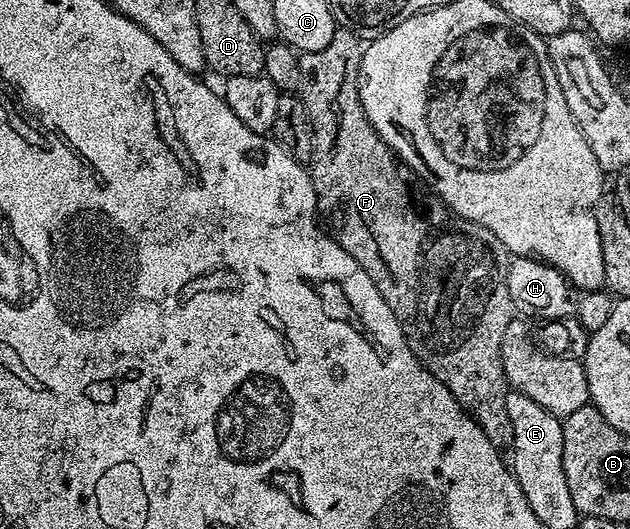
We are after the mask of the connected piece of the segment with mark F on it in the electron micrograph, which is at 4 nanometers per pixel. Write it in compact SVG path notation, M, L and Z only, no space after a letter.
M336 27L333 42L329 42L329 46L325 46L325 50L304 52L299 57L301 82L303 83L301 99L303 105L309 110L309 118L315 135L309 171L319 207L318 219L327 235L339 243L341 250L345 250L345 254L352 256L357 262L357 266L361 266L361 270L365 270L365 274L369 274L369 278L373 278L377 290L381 290L381 298L385 298L385 302L389 302L389 310L393 310L393 318L397 318L397 322L401 322L401 330L405 334L413 354L417 354L419 361L450 390L453 398L457 398L459 405L475 419L477 426L481 426L481 430L485 430L489 442L493 442L495 448L510 449L513 442L513 422L509 422L509 410L505 410L505 398L509 391L509 385L505 378L503 355L501 354L501 342L505 335L505 326L509 326L509 322L513 318L509 286L507 285L509 253L504 244L485 226L454 215L443 199L435 192L428 190L423 181L419 179L419 175L395 155L394 150L377 134L377 130L373 130L373 126L361 106L361 94L359 93L359 71L361 70L364 47L364 41L360 36L353 34L347 28Z

